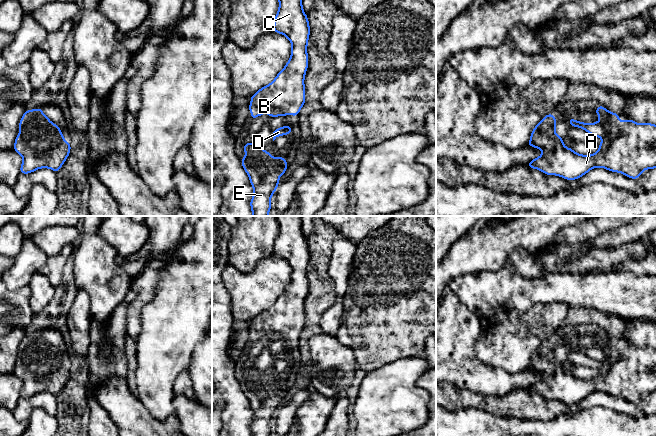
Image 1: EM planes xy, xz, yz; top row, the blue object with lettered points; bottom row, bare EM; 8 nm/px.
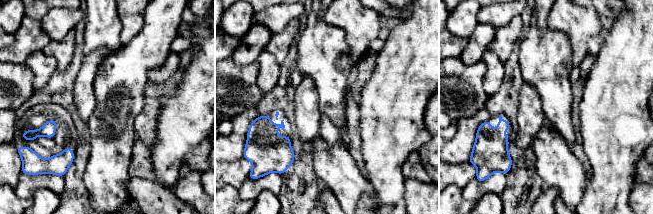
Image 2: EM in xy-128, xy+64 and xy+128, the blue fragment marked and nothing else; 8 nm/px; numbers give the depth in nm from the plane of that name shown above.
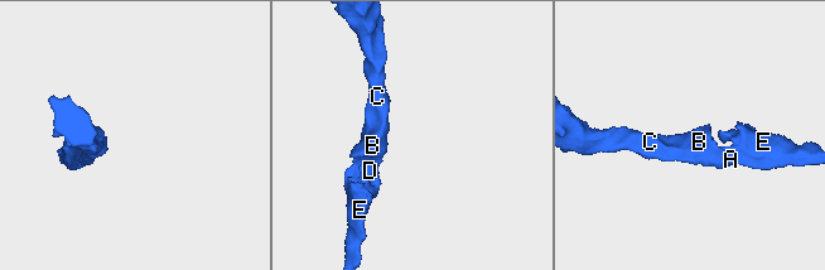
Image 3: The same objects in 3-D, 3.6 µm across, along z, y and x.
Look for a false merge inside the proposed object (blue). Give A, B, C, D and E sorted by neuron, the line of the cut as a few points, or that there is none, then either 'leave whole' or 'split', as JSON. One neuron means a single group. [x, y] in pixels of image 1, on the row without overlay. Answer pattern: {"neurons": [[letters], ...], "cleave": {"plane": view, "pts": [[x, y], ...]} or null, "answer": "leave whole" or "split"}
{"neurons": [["A", "B", "C", "D", "E"]], "cleave": null, "answer": "leave whole"}

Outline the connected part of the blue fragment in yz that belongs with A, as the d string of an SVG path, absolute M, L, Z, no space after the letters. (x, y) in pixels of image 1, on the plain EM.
M598 329L595 338L601 343L593 348L568 342L572 351L580 351L589 358L602 362L599 373L595 378L585 380L565 371L563 363L555 356L557 345L551 337L546 339L532 354L527 369L542 374L543 378L533 383L526 390L539 393L547 399L561 400L566 404L578 403L596 391L619 396L632 403L638 403L646 393L656 392L656 349L650 347L639 348L630 343L622 347L617 337L612 337L600 329Z

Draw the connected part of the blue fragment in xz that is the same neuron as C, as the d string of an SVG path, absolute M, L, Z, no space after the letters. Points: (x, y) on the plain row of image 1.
M301 216L275 217L279 223L279 234L272 254L290 264L291 282L269 309L251 320L251 344L264 337L270 341L287 341L291 337L296 341L305 328L304 302L308 292L307 268L310 258L308 241L302 231Z

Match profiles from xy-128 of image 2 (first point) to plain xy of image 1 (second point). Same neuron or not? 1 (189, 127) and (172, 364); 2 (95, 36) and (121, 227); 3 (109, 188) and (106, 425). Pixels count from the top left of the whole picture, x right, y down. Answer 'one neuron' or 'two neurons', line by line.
1: one neuron
2: two neurons
3: one neuron

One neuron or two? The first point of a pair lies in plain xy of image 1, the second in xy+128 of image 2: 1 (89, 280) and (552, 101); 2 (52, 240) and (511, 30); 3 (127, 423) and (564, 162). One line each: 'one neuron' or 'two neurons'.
1: one neuron
2: two neurons
3: one neuron

